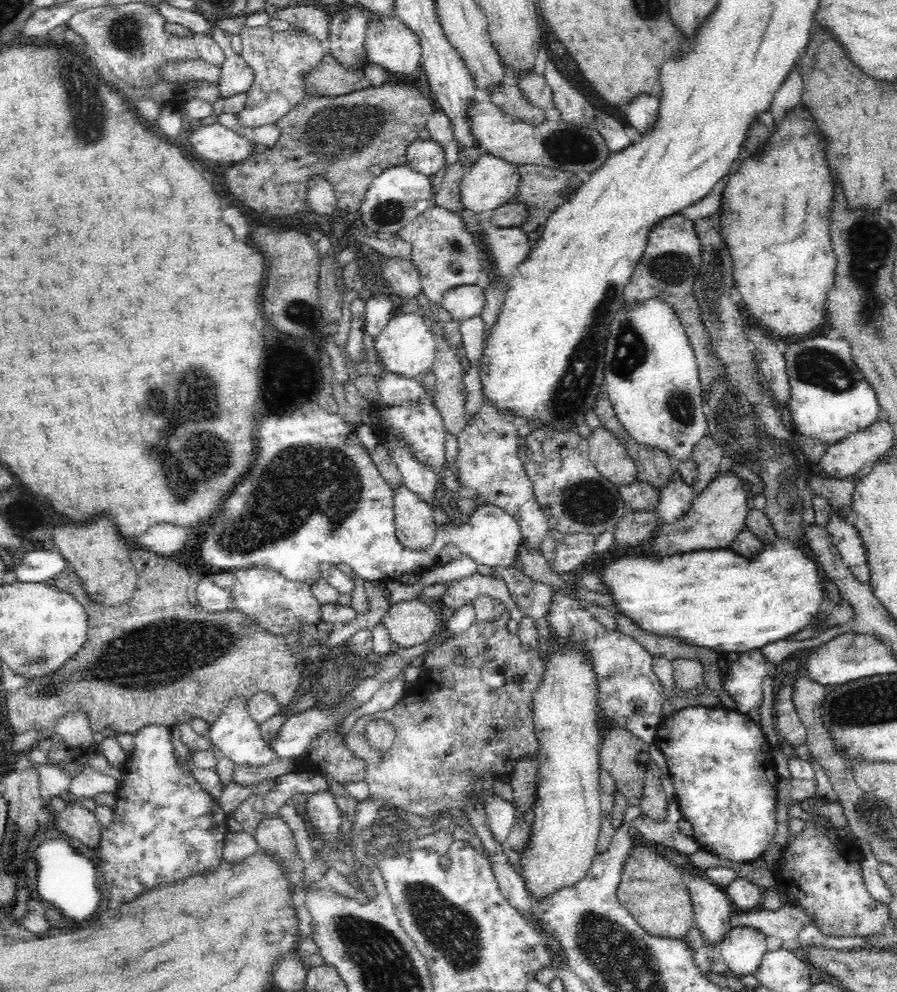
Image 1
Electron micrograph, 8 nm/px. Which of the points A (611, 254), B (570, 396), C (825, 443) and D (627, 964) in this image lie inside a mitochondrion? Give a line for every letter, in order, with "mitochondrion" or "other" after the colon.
A: other
B: mitochondrion
C: other
D: mitochondrion

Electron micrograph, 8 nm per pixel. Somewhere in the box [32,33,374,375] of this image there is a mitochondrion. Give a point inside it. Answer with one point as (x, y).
(89, 112)

